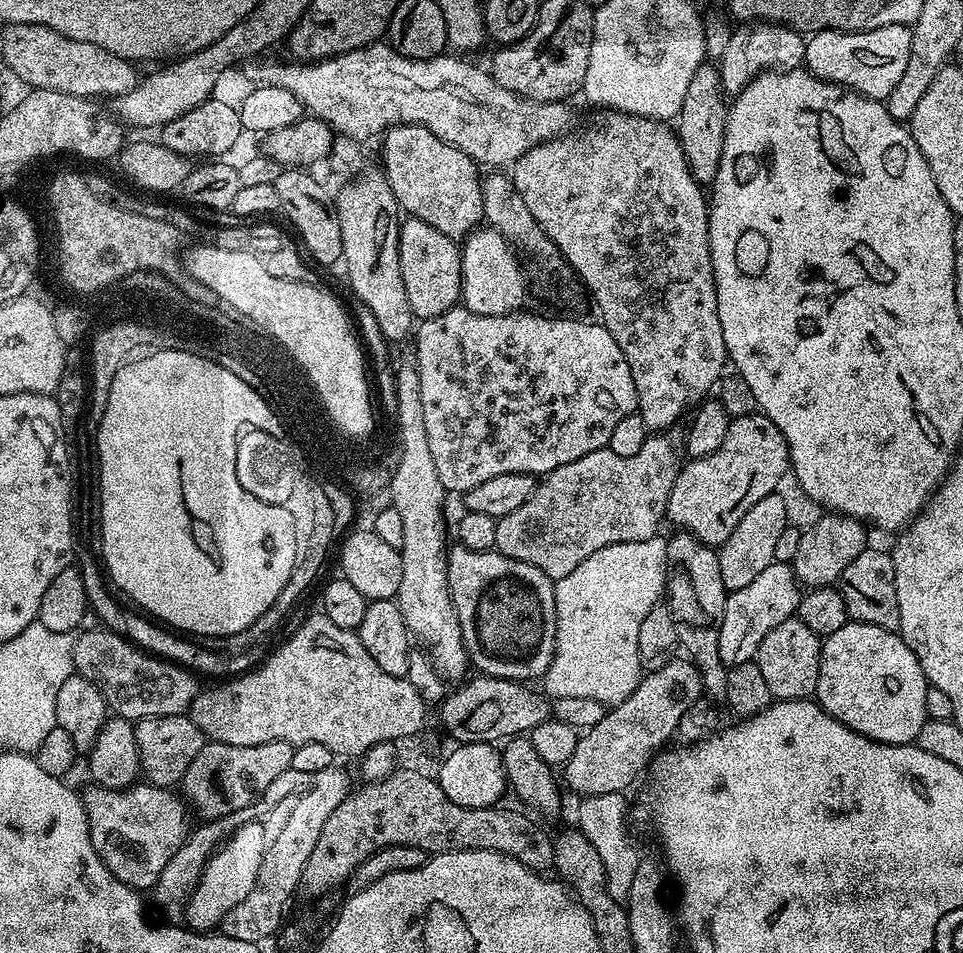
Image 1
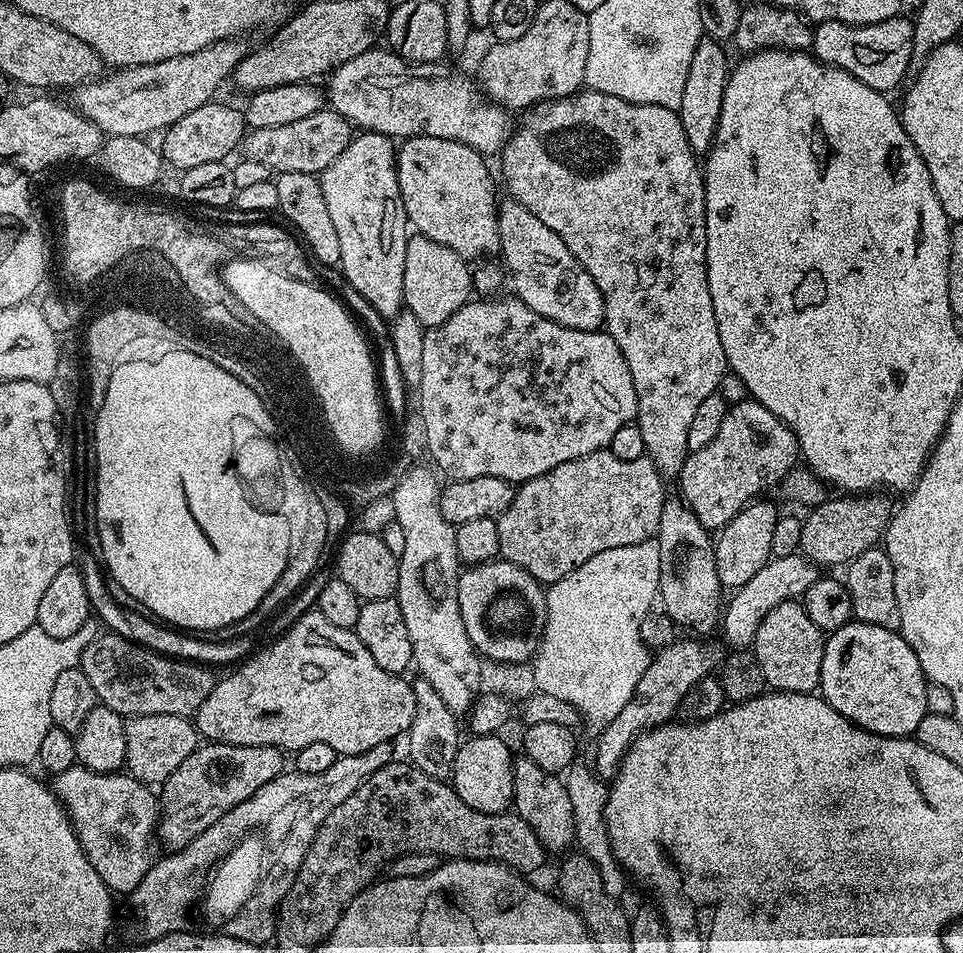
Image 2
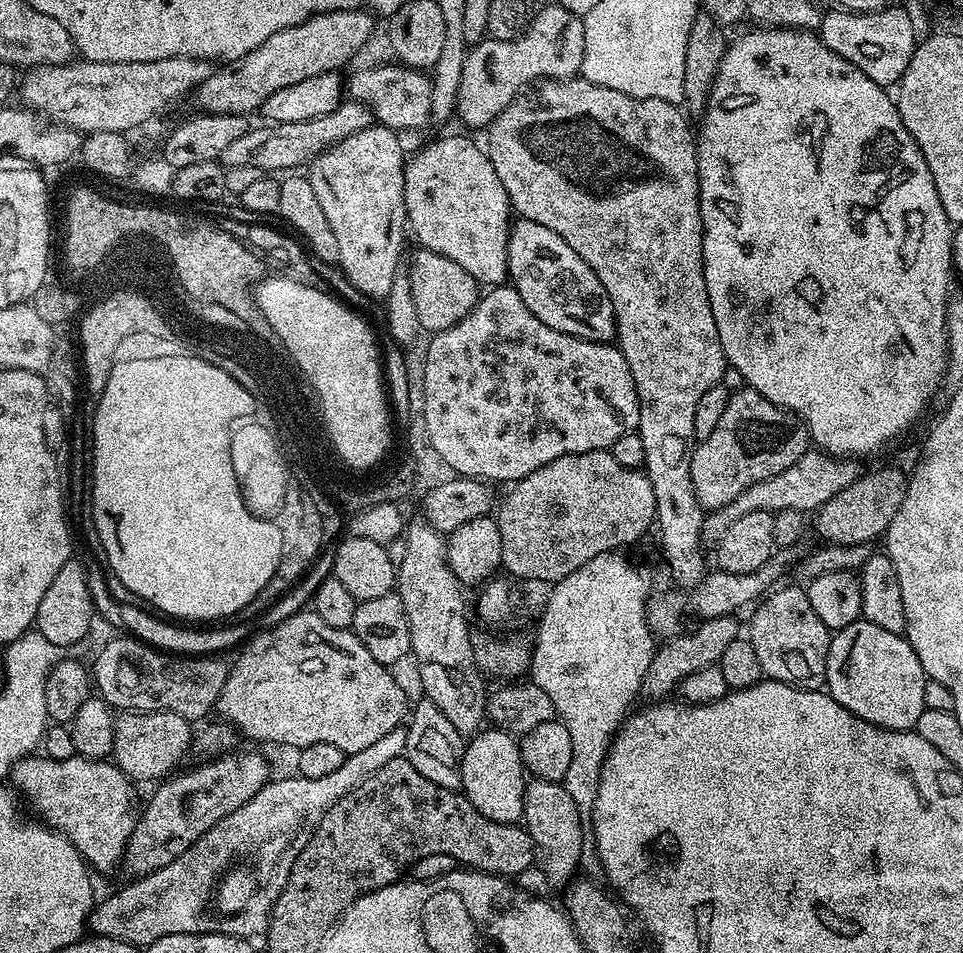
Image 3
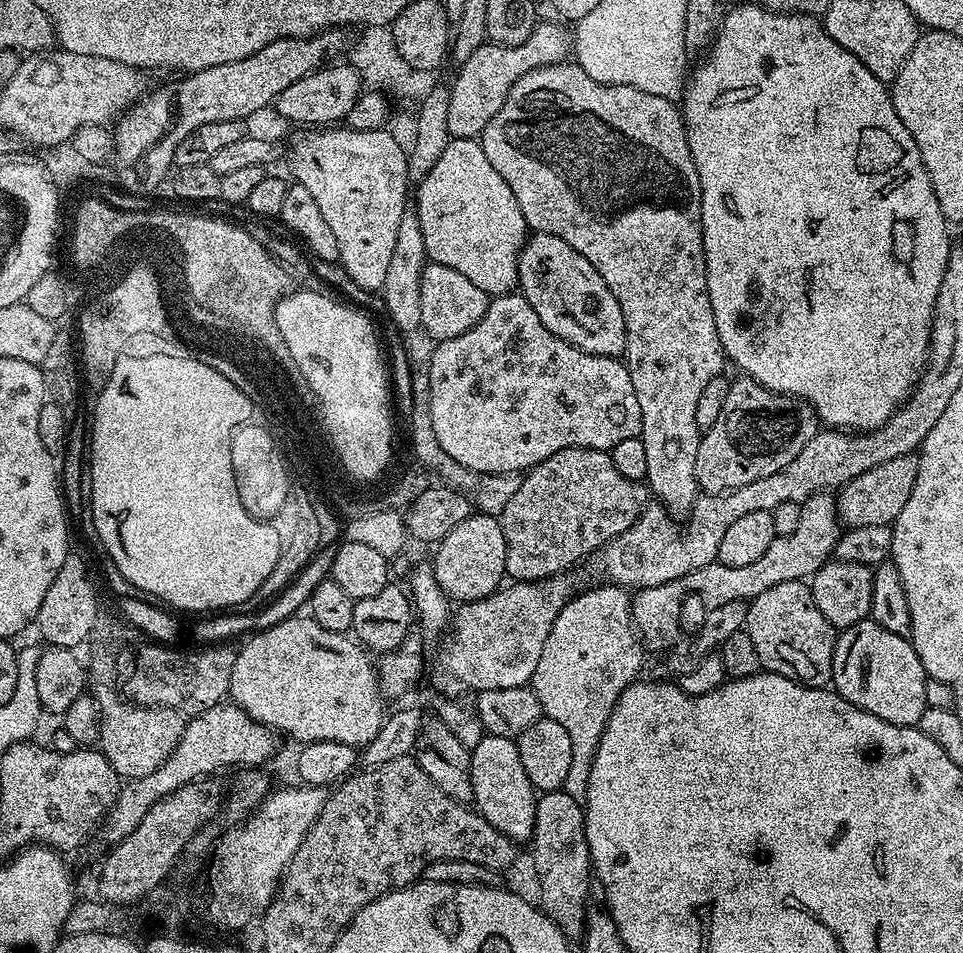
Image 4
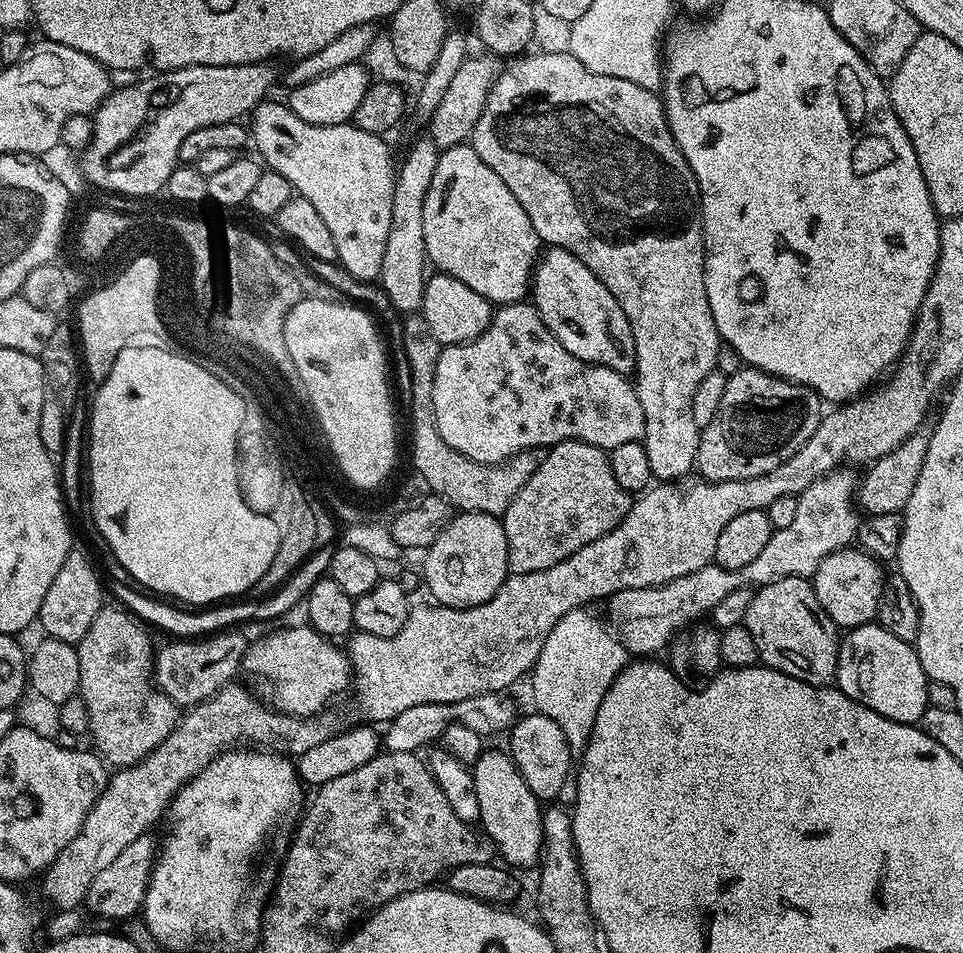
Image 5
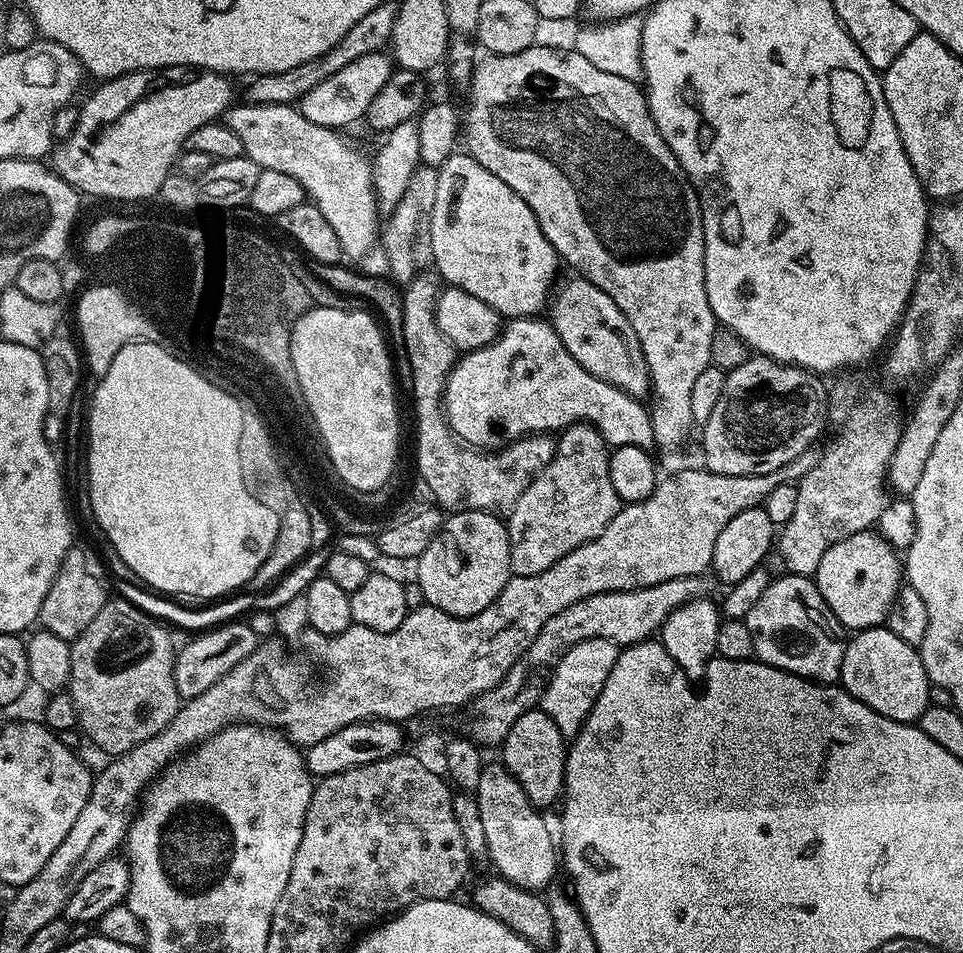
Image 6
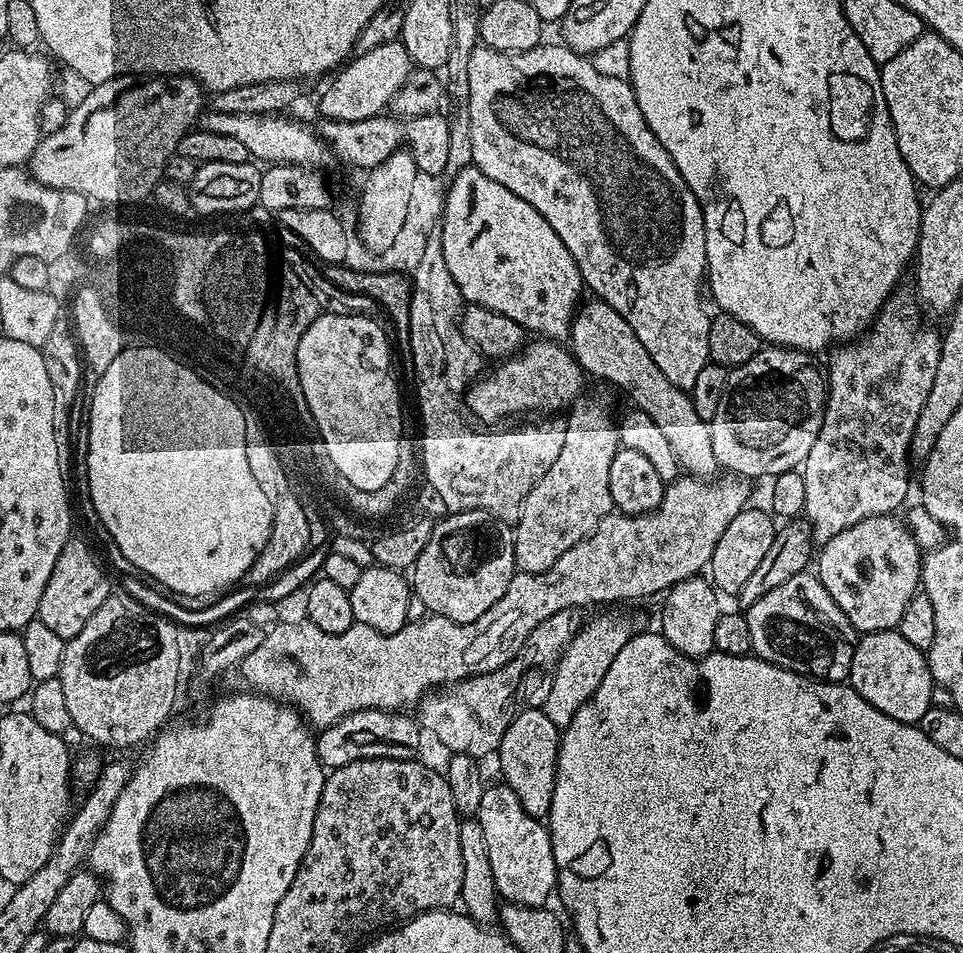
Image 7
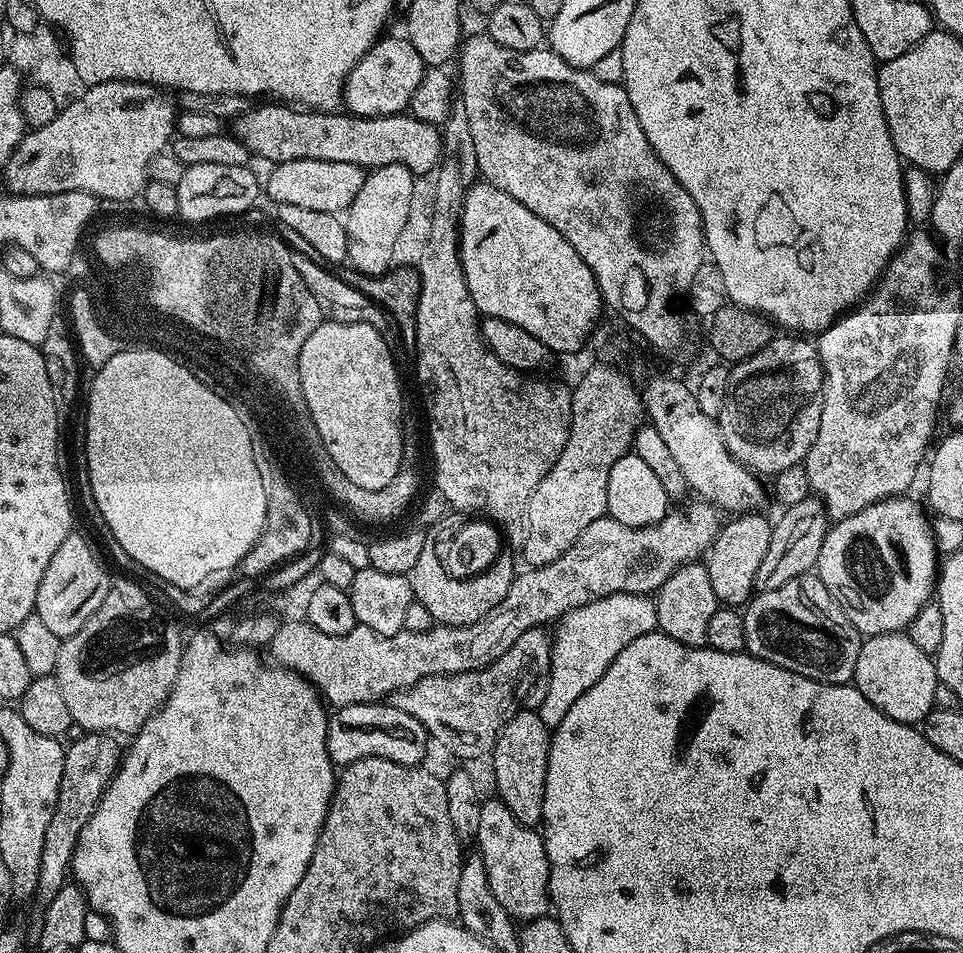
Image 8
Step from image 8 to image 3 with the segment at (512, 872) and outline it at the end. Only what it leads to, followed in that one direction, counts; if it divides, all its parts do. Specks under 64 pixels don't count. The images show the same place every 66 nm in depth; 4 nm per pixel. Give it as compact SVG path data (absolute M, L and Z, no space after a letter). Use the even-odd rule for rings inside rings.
M488 726L476 732L464 745L460 763L462 794L478 810L494 822L520 824L524 818L526 769L520 753L520 742L511 731Z

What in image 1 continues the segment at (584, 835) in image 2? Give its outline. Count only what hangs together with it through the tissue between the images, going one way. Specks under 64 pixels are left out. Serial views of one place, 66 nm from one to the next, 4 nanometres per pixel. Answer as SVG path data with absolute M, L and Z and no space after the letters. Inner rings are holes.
M623 795L585 796L580 800L580 809L576 812L575 823L582 834L590 838L595 852L602 857L602 866L606 870L606 890L614 902L627 905L630 898L630 886L634 883L634 870L638 870L641 853L636 853L636 844L628 833L628 804Z

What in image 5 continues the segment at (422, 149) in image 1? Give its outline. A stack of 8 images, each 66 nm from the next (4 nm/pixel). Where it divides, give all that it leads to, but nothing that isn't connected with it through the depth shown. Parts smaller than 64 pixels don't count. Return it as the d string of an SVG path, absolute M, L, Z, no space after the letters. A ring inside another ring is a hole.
M471 143L456 144L441 151L422 206L422 234L426 238L427 263L431 267L433 264L433 269L458 278L458 282L466 282L470 290L482 294L482 298L491 300L493 305L519 304L529 295L532 269L542 251L542 241L534 226L530 226L530 218L526 218L526 210L522 210L518 198L514 198L506 182L478 158Z

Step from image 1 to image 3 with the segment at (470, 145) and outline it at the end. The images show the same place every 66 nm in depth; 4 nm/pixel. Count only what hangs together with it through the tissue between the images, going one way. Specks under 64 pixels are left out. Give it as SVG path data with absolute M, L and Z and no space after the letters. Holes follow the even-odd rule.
M396 62L379 67L357 67L352 77L347 77L346 92L372 111L373 117L384 127L393 130L415 128L426 129L432 120L432 81L423 71Z

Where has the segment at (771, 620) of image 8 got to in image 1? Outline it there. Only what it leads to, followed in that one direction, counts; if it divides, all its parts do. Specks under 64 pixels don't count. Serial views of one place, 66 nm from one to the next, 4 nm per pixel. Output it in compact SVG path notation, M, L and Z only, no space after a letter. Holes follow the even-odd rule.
M798 618L788 619L766 634L766 638L763 638L761 645L758 646L754 662L758 666L758 670L762 670L762 678L770 690L773 701L806 700L815 697L816 687L818 686L821 647L821 637L816 636L814 630L810 630L810 626L806 626L806 622L802 622Z

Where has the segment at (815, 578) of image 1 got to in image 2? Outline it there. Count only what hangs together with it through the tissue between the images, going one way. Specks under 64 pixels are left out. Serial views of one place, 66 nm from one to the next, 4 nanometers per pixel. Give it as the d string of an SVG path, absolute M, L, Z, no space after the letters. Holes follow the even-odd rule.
M840 494L837 500L826 498L805 515L802 520L802 538L799 551L817 566L847 565L866 550L881 543L884 529L892 519L894 504L883 500L880 494Z

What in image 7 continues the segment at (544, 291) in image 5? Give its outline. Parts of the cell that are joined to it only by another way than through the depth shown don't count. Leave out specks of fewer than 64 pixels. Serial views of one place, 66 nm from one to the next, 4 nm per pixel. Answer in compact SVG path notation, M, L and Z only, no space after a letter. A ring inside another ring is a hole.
M588 298L577 307L571 324L570 351L589 377L597 376L608 384L617 384L636 403L633 405L639 411L658 422L662 434L666 434L666 442L670 442L670 450L674 450L676 461L687 475L701 478L717 475L709 421L698 418L691 395L685 389L674 386L666 374L654 366L654 358L650 358L646 346L638 342L638 334L630 330L630 322L626 322L614 306Z

